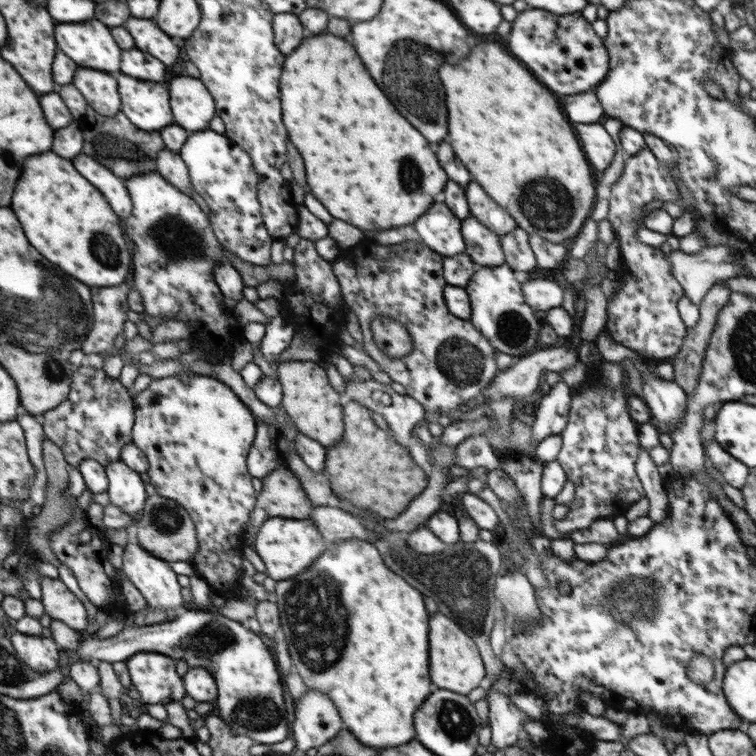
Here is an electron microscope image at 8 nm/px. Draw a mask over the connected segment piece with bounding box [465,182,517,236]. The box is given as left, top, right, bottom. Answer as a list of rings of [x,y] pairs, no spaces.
[[[470,182],[465,187],[465,194],[469,204],[471,215],[487,226],[497,235],[504,235],[512,232],[516,227],[516,221],[490,198],[480,184]]]

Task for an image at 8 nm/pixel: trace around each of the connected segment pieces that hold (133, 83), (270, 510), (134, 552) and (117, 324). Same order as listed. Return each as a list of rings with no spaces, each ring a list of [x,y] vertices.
[[[120,74],[120,94],[124,94],[124,114],[140,130],[160,130],[174,122],[168,104],[168,88],[156,82],[144,82]]]
[[[288,465],[278,466],[261,481],[263,487],[257,498],[257,506],[263,508],[268,517],[295,520],[311,517],[313,504]]]
[[[131,540],[124,548],[122,557],[122,571],[126,574],[136,589],[142,593],[147,606],[152,610],[175,610],[182,606],[182,594],[180,594],[180,584],[176,582],[176,572],[166,564],[165,559],[150,554],[147,550],[140,547],[137,542]]]
[[[130,284],[92,288],[93,325],[92,330],[82,341],[84,354],[100,354],[114,346],[114,340],[122,334],[128,302],[126,296],[130,292]]]

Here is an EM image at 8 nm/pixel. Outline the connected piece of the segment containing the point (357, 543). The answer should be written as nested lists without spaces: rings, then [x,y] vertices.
[[[359,539],[332,544],[310,570],[294,579],[277,581],[275,593],[288,653],[304,684],[330,698],[346,728],[364,746],[392,748],[410,742],[416,736],[412,716],[428,698],[432,686],[428,672],[428,612],[422,594],[386,568],[372,543]]]

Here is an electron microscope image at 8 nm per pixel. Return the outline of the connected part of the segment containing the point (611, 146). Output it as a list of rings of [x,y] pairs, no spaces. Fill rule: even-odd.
[[[600,123],[574,124],[574,130],[592,170],[607,169],[616,154],[616,145],[604,126]]]

